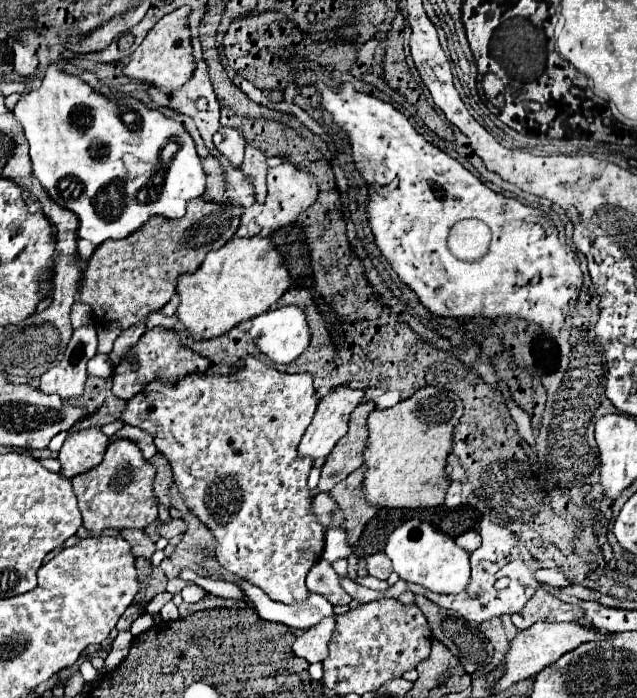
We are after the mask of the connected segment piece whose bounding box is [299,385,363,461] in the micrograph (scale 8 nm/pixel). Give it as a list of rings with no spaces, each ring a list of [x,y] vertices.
[[[347,385],[323,397],[299,443],[299,457],[309,457],[313,461],[325,459],[333,445],[347,433],[349,415],[359,405],[361,397],[363,389],[351,389]]]

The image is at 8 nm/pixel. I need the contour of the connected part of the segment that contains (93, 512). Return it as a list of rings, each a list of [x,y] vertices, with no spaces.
[[[121,439],[107,447],[105,457],[97,467],[73,477],[71,483],[83,515],[83,527],[91,537],[99,537],[105,529],[145,529],[151,525],[157,519],[153,477],[155,469],[143,459],[139,447]]]

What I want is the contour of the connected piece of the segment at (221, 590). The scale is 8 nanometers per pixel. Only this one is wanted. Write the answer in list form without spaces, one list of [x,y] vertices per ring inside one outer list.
[[[183,569],[183,571],[181,571],[181,579],[196,583],[212,595],[247,601],[247,597],[242,590],[233,583],[205,578],[199,576],[195,571],[191,571],[191,569]]]

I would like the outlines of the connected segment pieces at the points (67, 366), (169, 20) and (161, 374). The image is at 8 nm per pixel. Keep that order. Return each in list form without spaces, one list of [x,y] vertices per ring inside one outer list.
[[[79,327],[67,345],[63,361],[39,377],[37,389],[43,393],[57,393],[61,399],[81,399],[87,379],[87,361],[97,351],[95,327]]]
[[[179,7],[177,11],[161,17],[155,27],[147,33],[143,43],[131,53],[129,61],[123,67],[123,75],[129,79],[139,79],[153,85],[163,93],[171,93],[187,83],[193,75],[193,57],[191,57],[191,35],[187,31],[189,7]]]
[[[155,327],[155,329],[145,331],[141,335],[141,339],[137,341],[137,345],[129,351],[129,355],[125,355],[121,359],[121,363],[115,367],[113,395],[117,395],[119,399],[131,399],[137,393],[141,393],[153,381],[157,381],[157,383],[177,383],[179,379],[193,375],[193,373],[205,375],[209,365],[211,365],[209,359],[205,359],[199,353],[193,353],[191,349],[183,347],[173,331]]]

